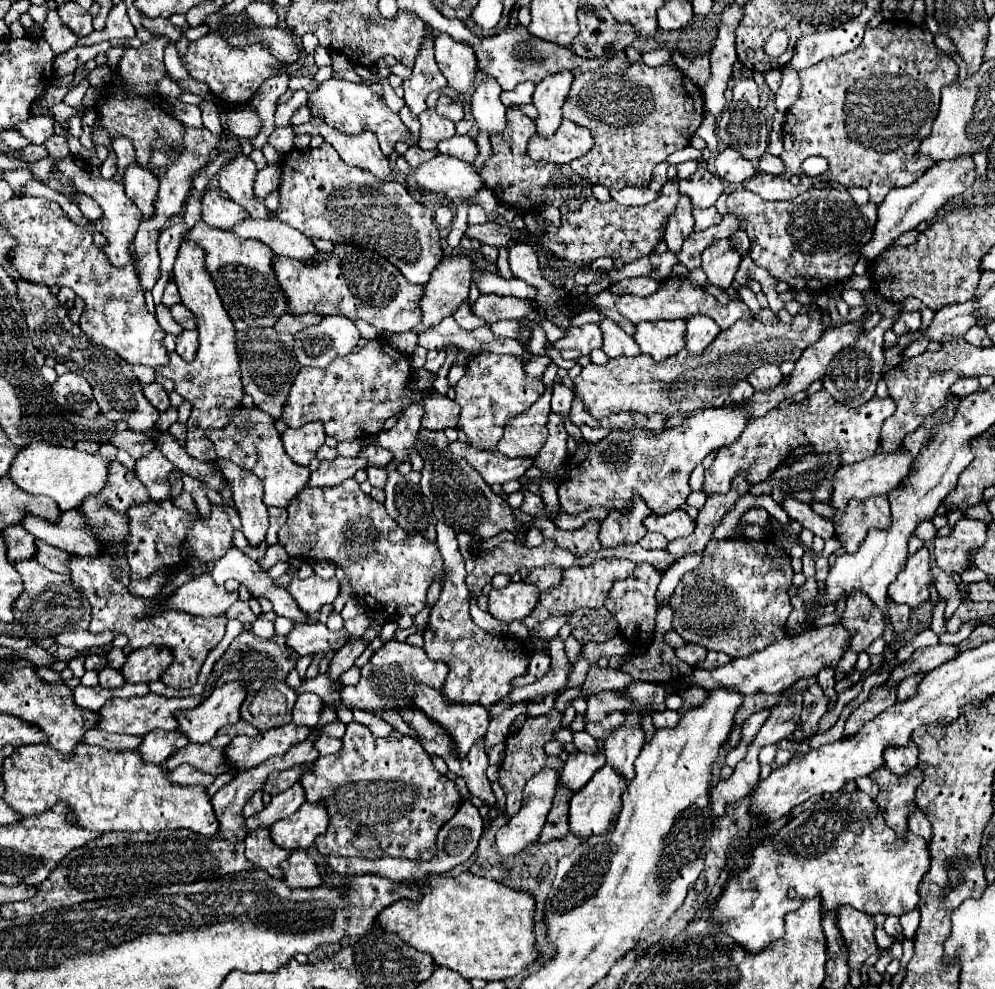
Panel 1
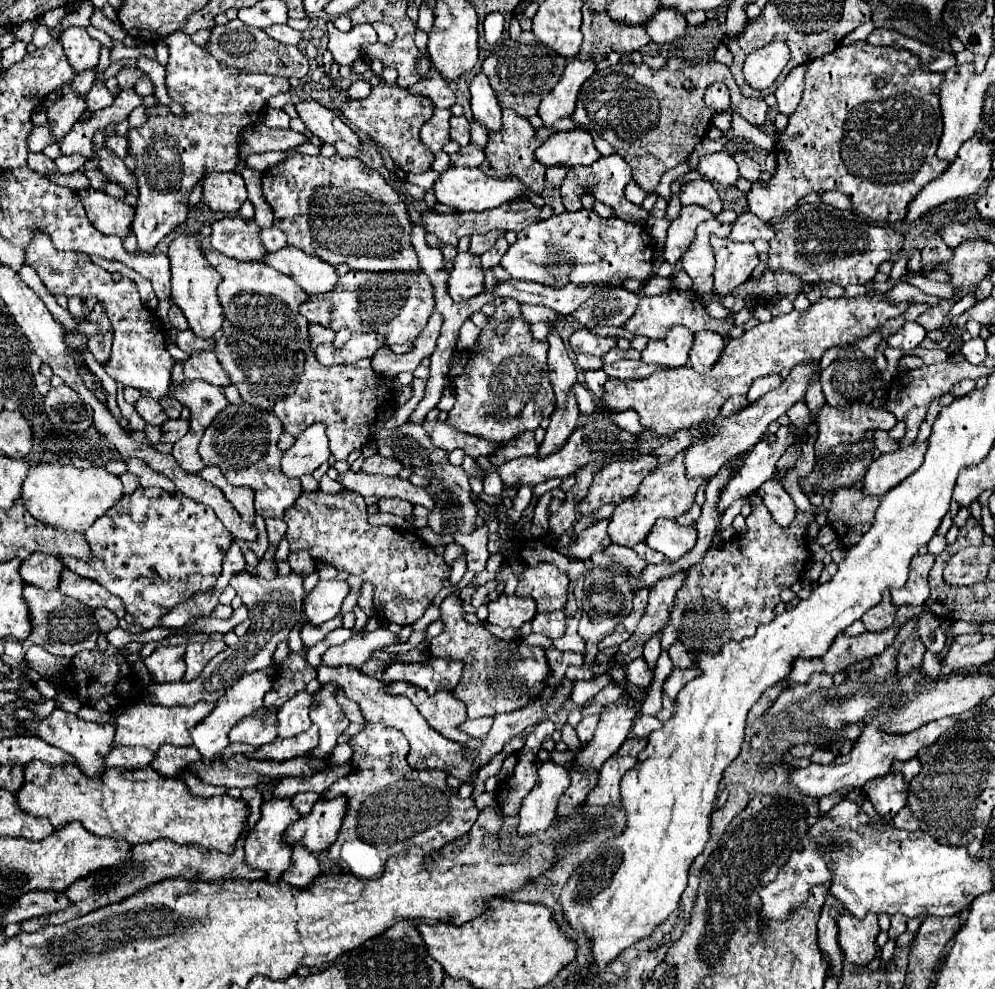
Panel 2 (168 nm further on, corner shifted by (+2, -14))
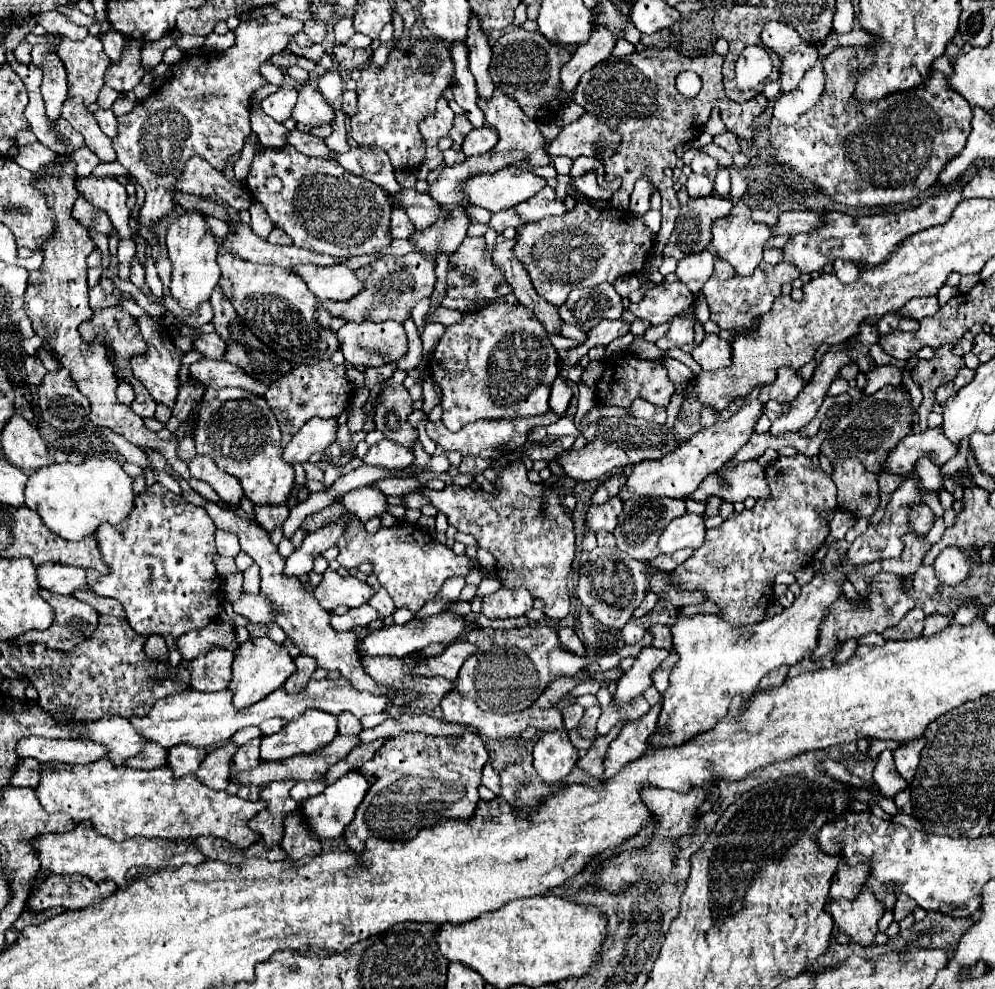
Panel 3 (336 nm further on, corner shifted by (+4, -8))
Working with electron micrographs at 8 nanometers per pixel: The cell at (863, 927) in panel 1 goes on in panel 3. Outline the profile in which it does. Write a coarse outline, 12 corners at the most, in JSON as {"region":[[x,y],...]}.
{"region":[[869,889],[853,901],[829,899],[839,931],[873,943],[885,905]]}

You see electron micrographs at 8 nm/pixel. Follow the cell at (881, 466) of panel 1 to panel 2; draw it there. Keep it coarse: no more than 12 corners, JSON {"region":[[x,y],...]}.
{"region":[[927,443],[875,459],[863,495],[885,495],[919,469]]}

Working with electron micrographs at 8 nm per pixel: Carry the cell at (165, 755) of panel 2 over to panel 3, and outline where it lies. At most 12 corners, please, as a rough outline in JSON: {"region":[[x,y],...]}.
{"region":[[175,745],[169,767],[175,777],[195,773],[205,759],[203,747]]}

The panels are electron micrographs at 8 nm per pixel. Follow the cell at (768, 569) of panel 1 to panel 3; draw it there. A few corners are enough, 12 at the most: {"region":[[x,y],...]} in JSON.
{"region":[[797,453],[673,571],[733,627],[813,561],[837,489]]}

